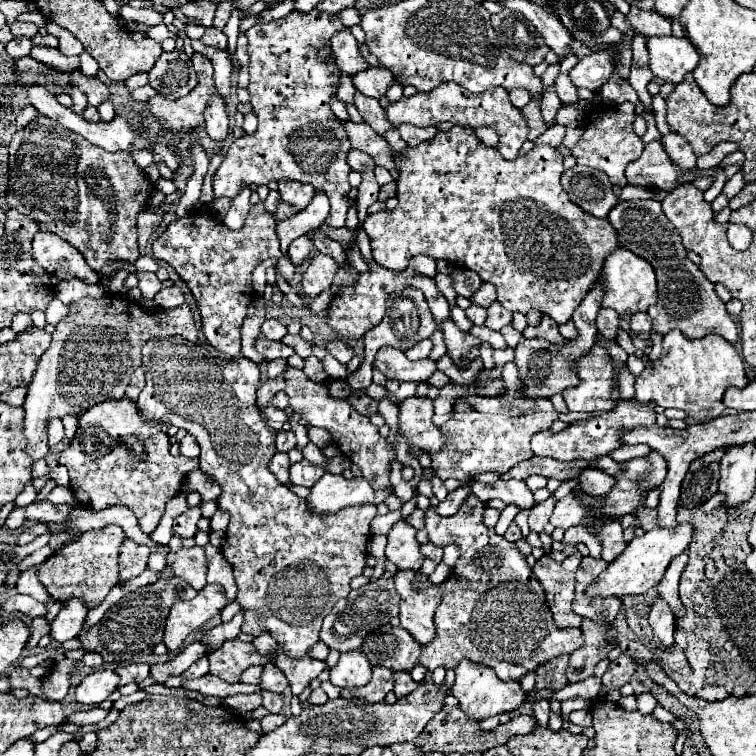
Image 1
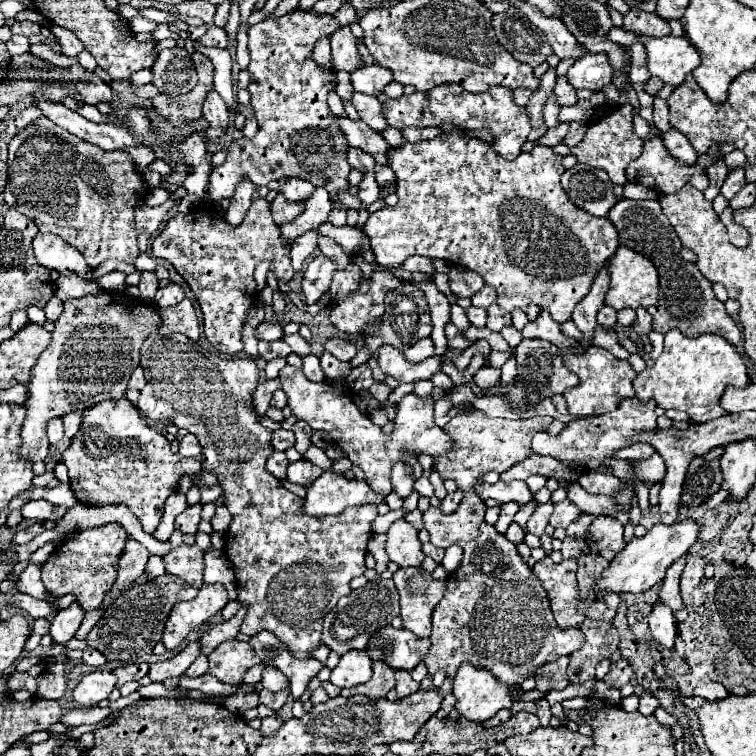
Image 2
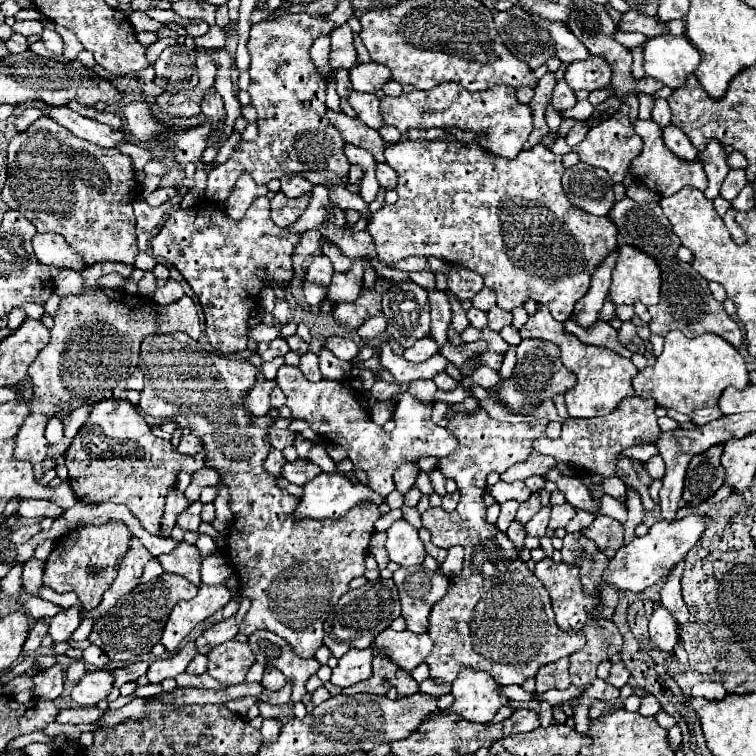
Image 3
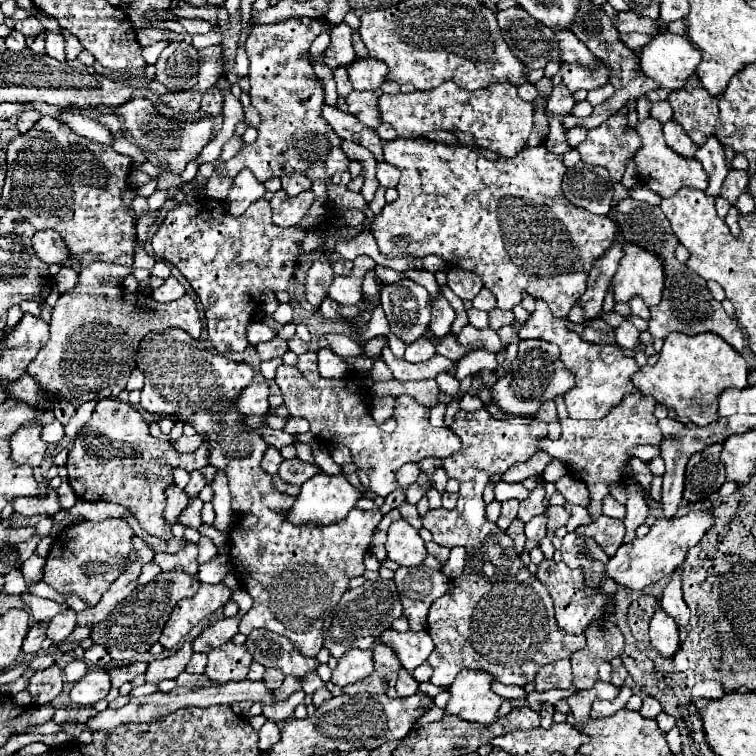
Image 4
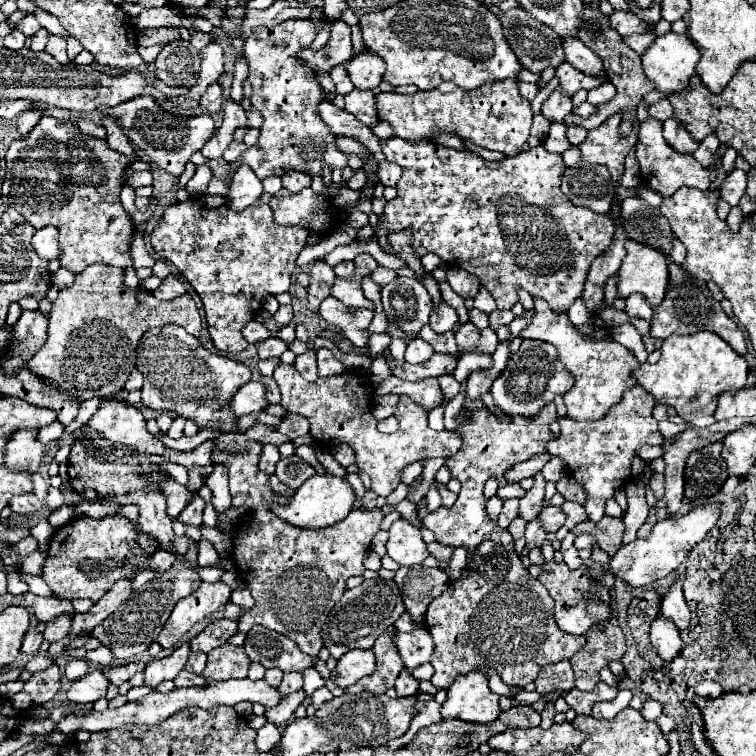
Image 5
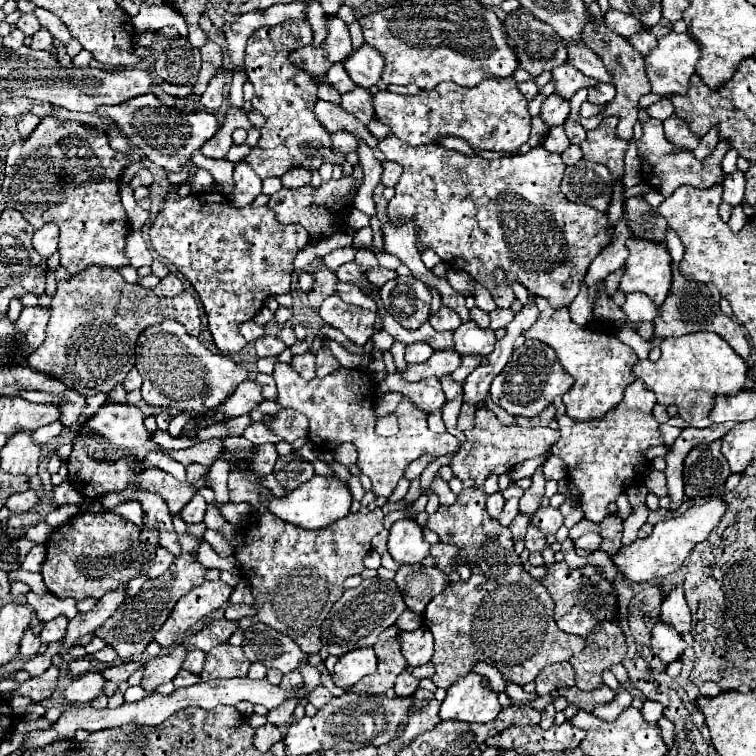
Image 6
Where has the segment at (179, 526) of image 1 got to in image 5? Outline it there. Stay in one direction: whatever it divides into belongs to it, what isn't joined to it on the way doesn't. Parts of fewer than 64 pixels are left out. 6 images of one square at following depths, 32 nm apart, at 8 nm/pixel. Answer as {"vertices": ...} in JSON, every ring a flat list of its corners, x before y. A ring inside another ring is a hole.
{"vertices":[[196,494,192,502,184,508,184,512,178,516,180,522,190,524,190,526,200,526,202,524,202,510,204,510,204,500]]}

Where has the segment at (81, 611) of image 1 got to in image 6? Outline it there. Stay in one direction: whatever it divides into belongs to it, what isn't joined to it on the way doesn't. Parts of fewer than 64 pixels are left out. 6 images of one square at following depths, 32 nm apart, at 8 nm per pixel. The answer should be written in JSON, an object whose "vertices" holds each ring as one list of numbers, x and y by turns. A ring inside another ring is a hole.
{"vertices":[[60,616,60,618,50,620,50,622,44,624,44,630,40,632,40,638,42,638,42,642,46,642,46,644,58,642,58,640,64,638,66,628,68,628,68,618,66,618,66,616]]}

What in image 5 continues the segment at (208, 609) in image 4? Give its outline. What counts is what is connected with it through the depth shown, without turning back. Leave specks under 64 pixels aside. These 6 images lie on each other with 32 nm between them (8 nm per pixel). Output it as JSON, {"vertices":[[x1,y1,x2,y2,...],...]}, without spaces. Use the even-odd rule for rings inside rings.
{"vertices":[[202,582,194,594,182,598,174,606,168,622,164,624,158,636,162,648,174,648,196,622,200,622,204,616,224,606,230,600,230,594,232,590,224,582,216,582,216,584]]}

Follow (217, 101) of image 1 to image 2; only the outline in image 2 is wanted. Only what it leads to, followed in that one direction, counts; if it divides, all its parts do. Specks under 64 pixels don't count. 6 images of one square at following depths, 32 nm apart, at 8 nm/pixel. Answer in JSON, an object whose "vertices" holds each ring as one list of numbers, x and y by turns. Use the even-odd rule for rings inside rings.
{"vertices":[[210,92,206,102,204,102,204,118,208,122,208,130,206,134,212,140,220,140,226,130,228,130,228,108,224,104,224,100,218,96,218,92]]}

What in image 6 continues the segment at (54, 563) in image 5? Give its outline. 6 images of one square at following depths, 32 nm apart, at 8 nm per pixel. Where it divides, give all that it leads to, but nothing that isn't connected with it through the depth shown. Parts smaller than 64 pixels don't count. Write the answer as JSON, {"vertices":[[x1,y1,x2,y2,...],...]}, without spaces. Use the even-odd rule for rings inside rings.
{"vertices":[[76,514,64,526,56,528,46,544,46,562,42,566,42,578,48,590,58,598,102,598,118,584,132,580,138,574,156,578,164,574,172,556,162,546,140,544,140,528,118,514]]}

